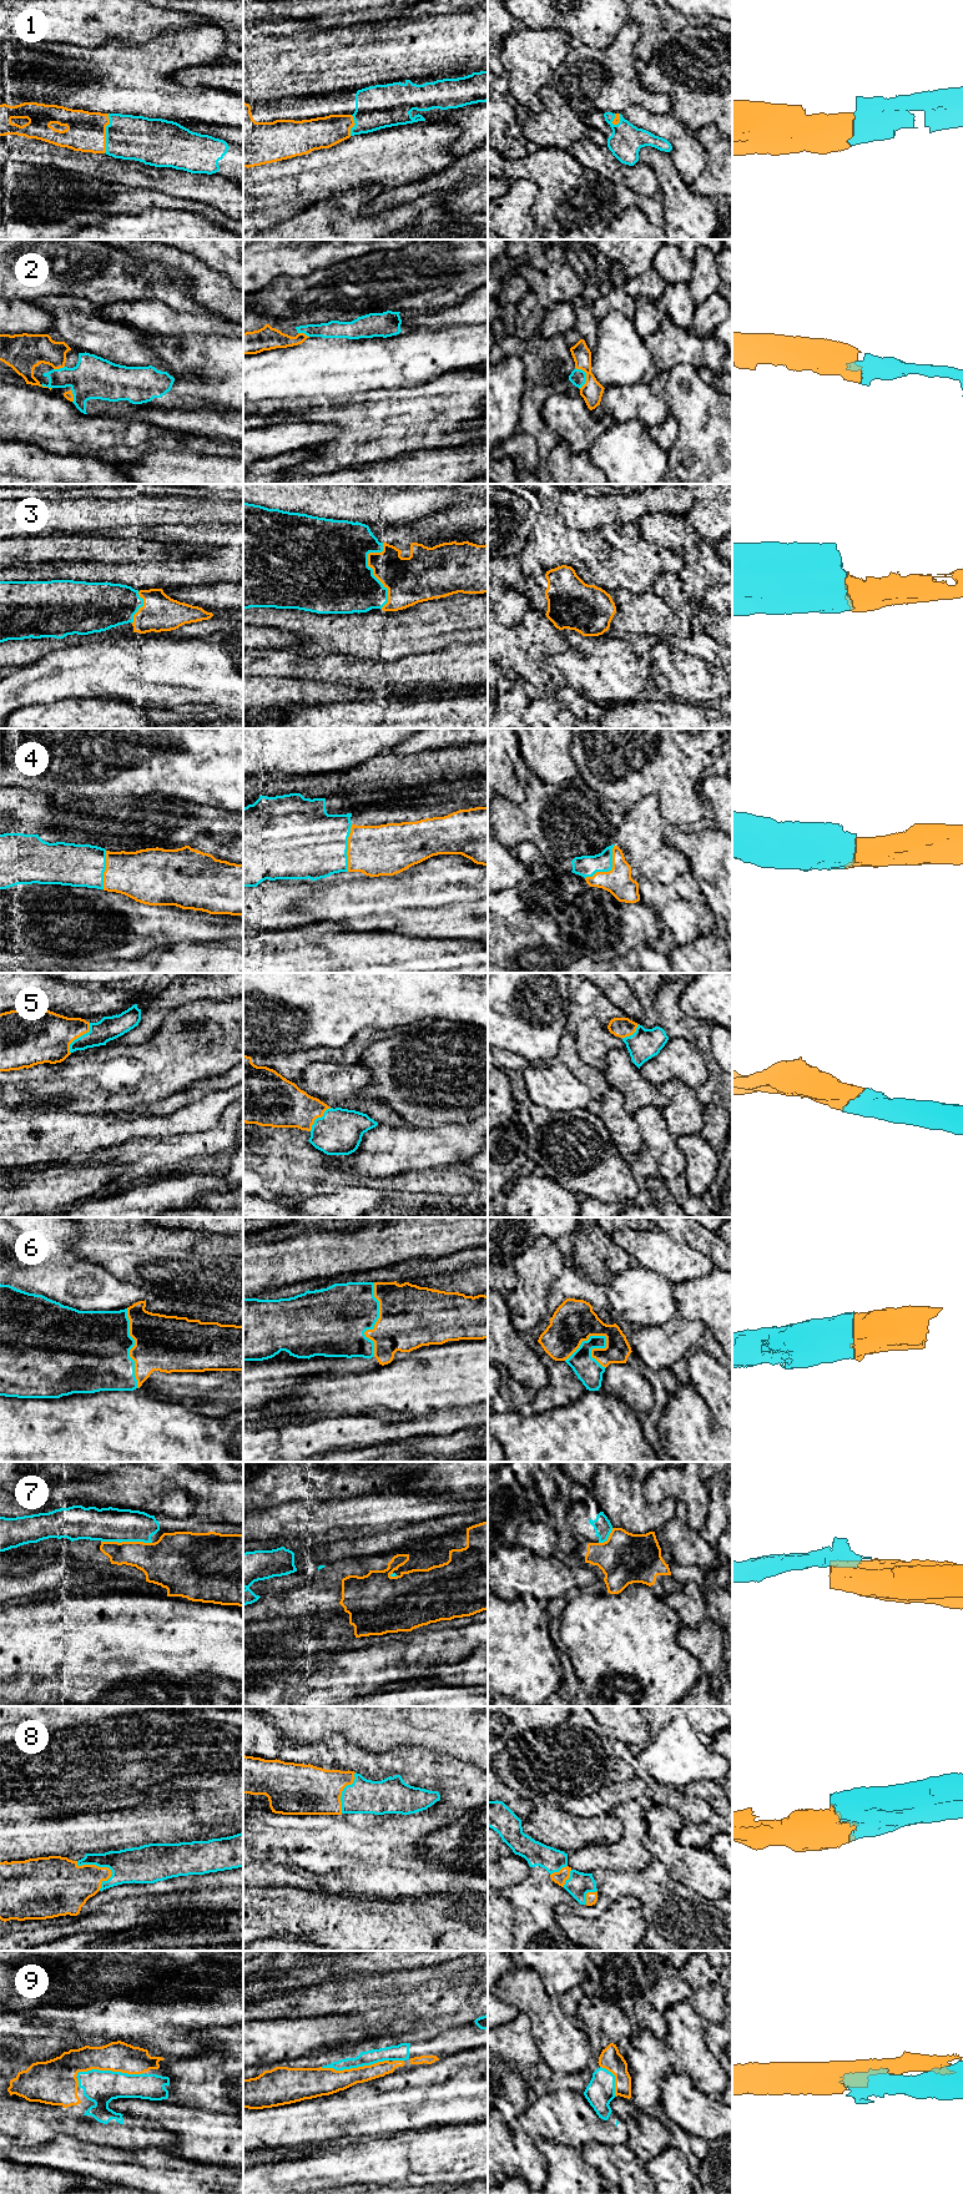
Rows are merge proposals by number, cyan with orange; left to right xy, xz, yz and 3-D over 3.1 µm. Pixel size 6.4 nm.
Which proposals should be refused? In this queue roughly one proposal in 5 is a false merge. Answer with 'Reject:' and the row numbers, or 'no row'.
Reject: 7

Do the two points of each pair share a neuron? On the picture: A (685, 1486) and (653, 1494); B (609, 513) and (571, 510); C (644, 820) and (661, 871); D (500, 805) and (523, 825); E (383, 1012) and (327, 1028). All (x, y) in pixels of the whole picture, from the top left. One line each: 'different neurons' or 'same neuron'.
A: same neuron
B: same neuron
C: same neuron
D: same neuron
E: same neuron

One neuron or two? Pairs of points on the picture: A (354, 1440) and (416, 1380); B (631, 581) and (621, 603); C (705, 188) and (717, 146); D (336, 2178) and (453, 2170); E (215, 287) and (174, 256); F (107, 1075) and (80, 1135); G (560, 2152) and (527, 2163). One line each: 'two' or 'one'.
A: two
B: two
C: one
D: one
E: one
F: two
G: two

